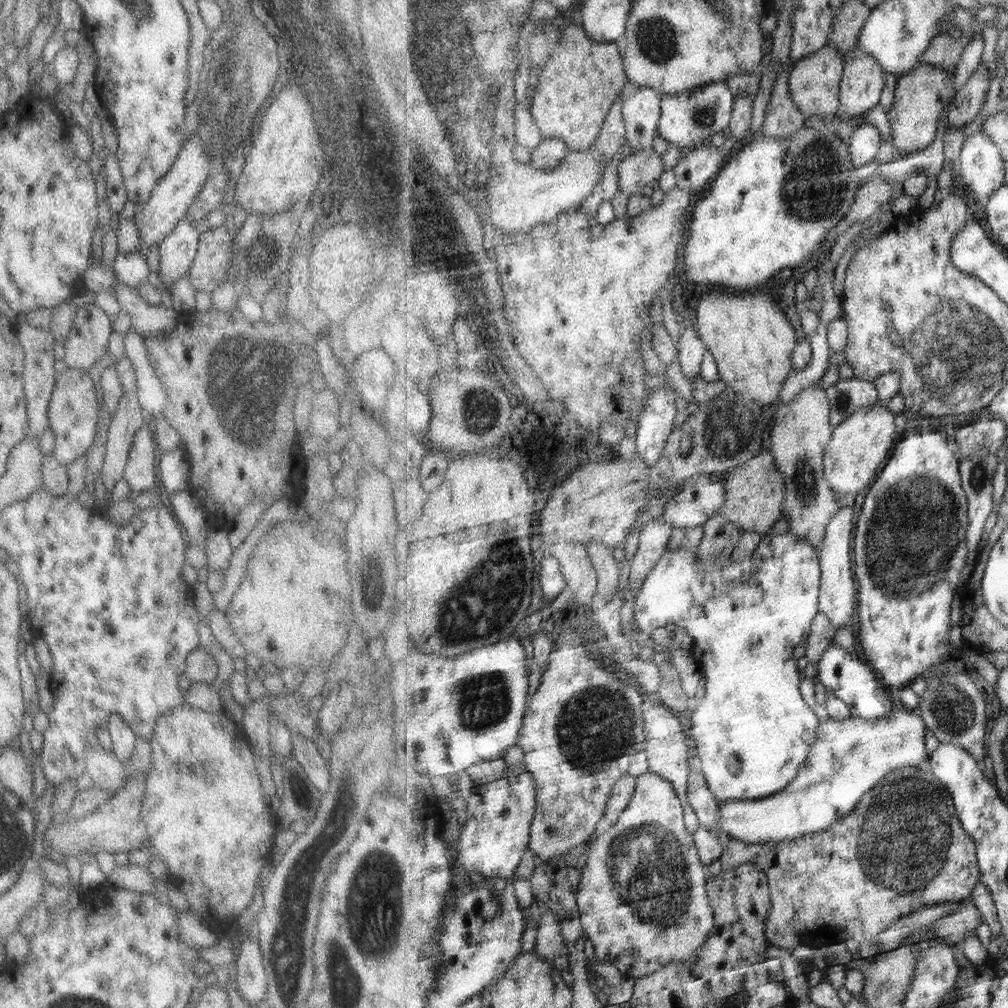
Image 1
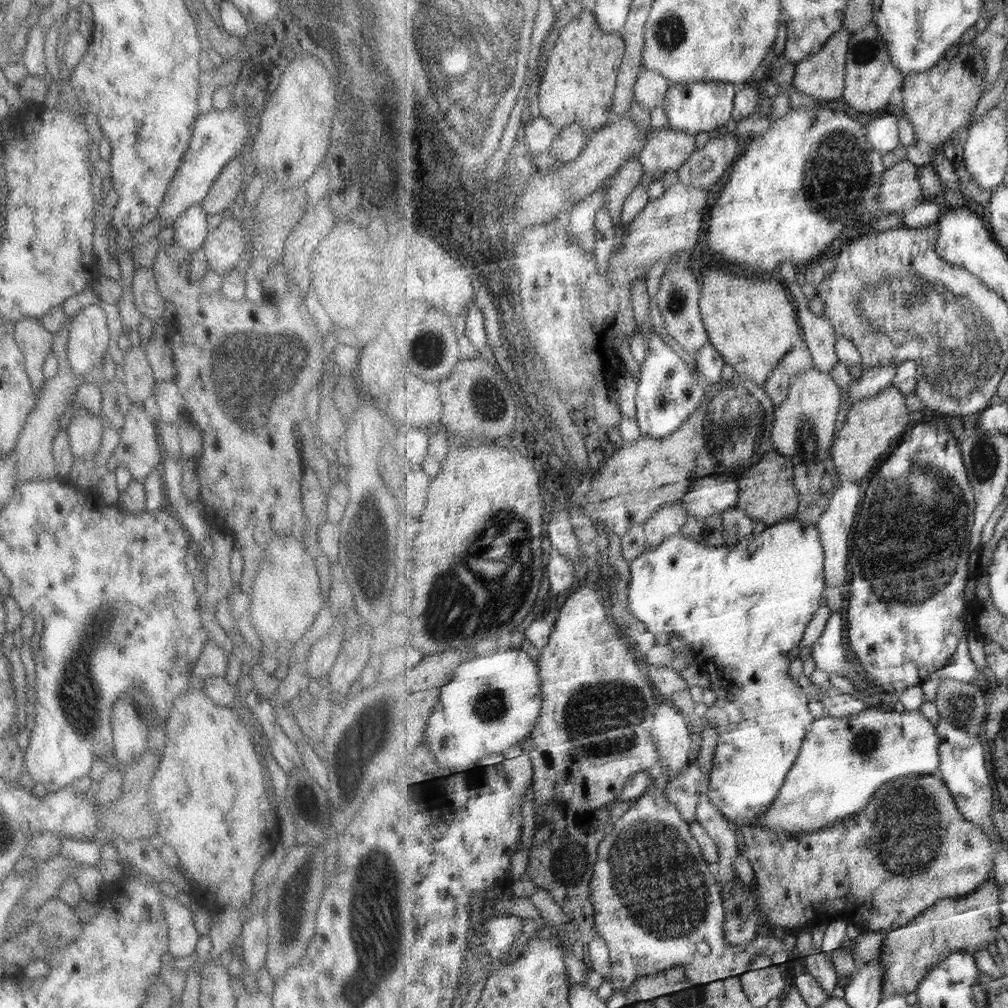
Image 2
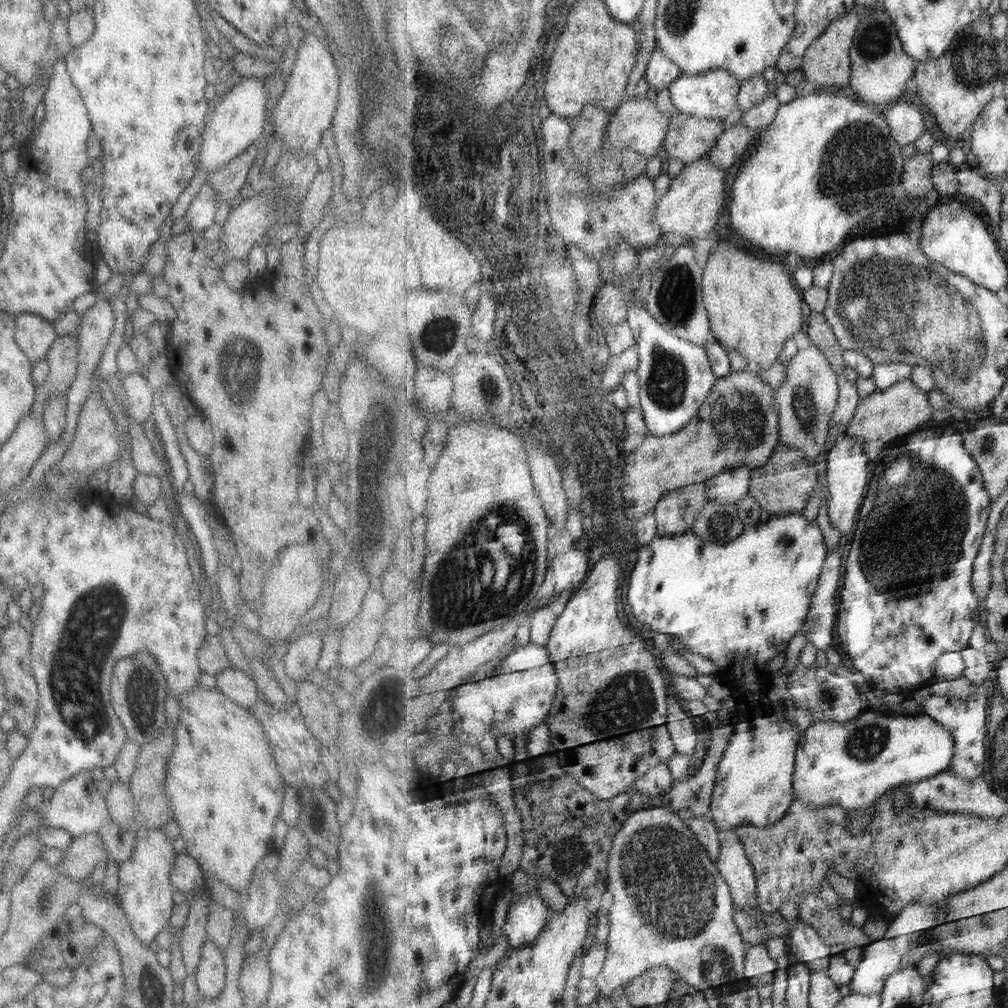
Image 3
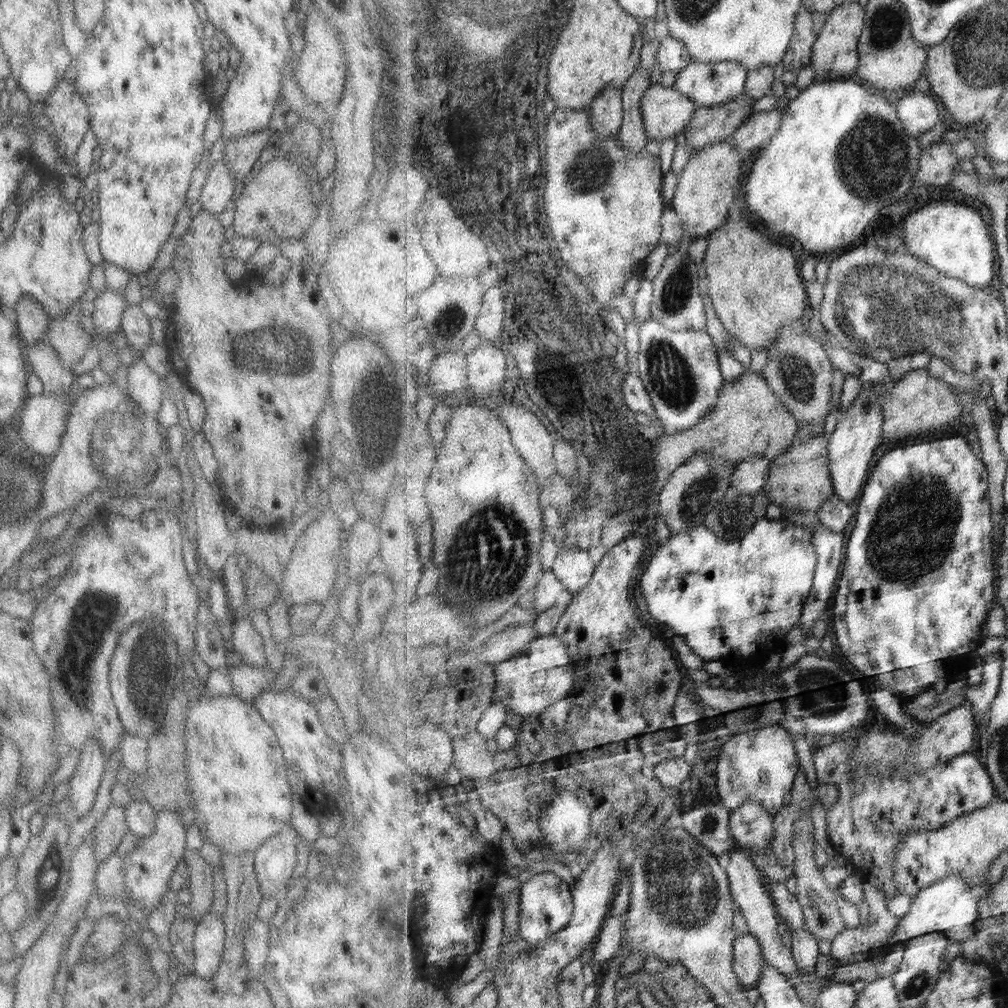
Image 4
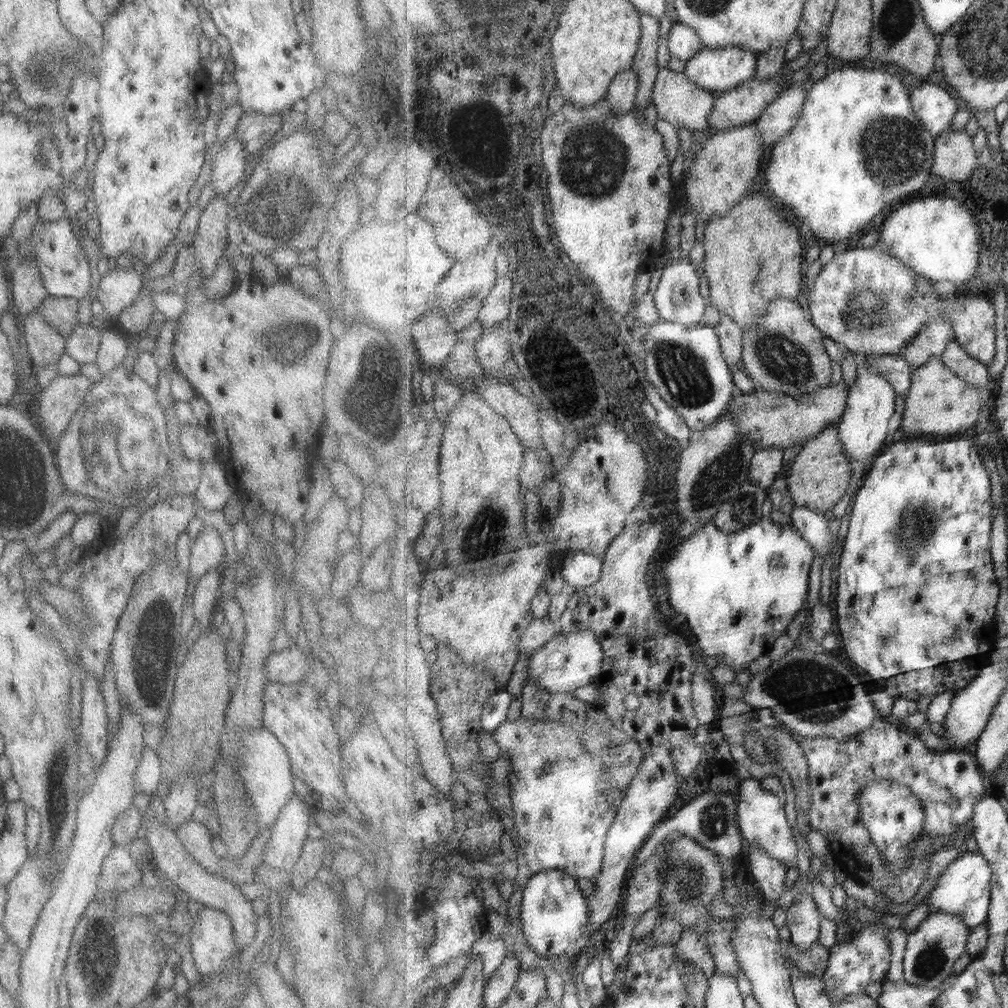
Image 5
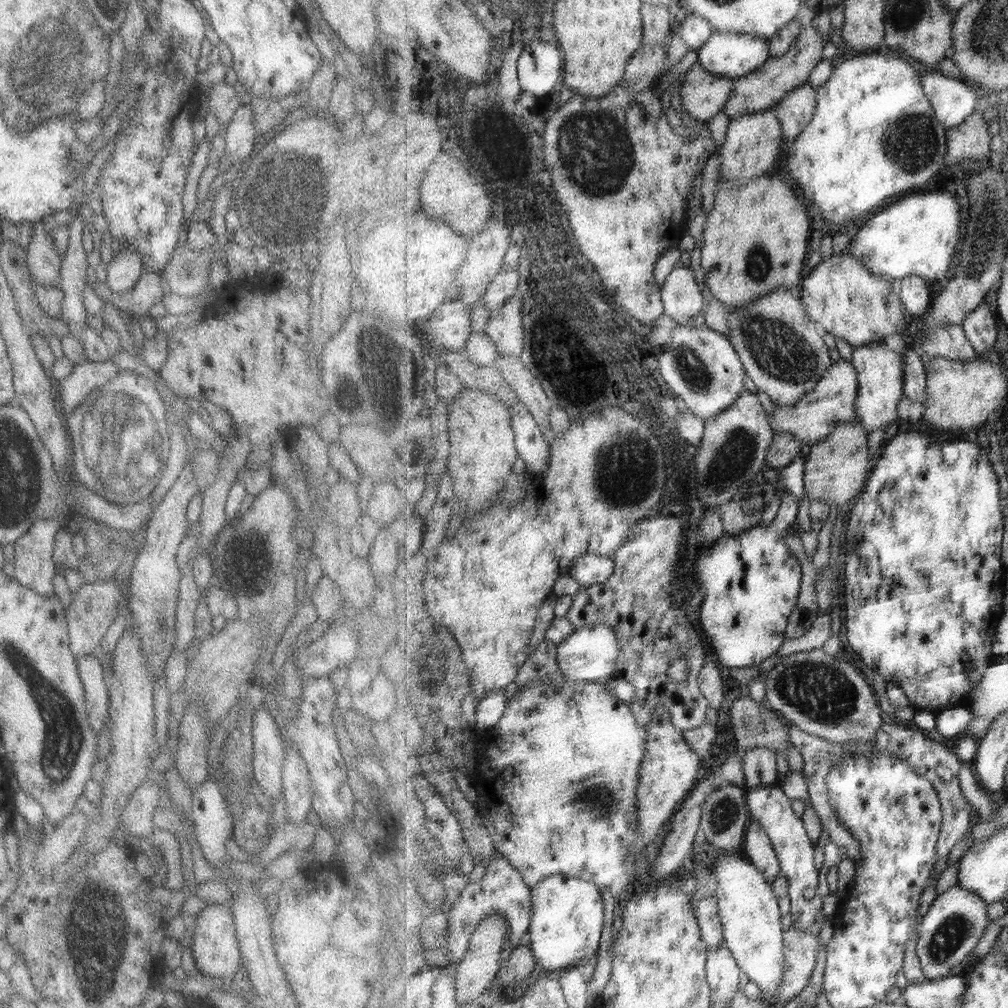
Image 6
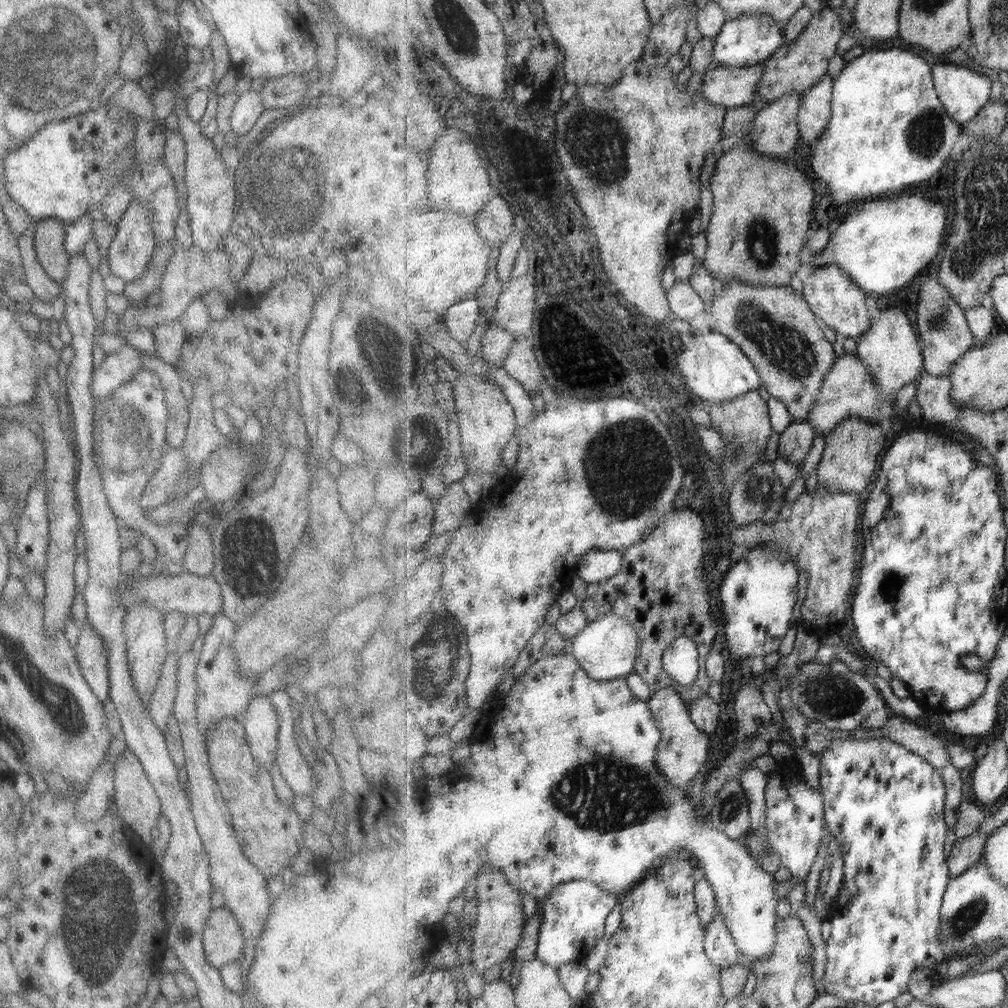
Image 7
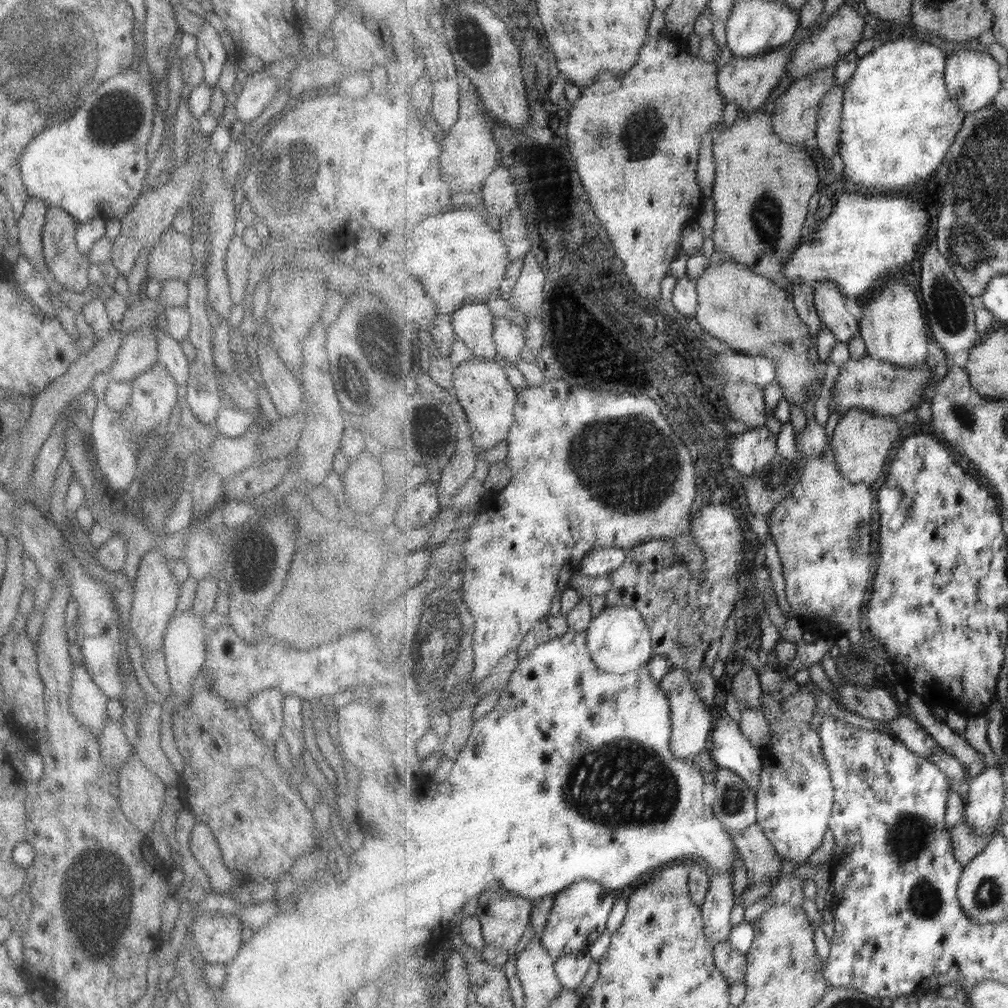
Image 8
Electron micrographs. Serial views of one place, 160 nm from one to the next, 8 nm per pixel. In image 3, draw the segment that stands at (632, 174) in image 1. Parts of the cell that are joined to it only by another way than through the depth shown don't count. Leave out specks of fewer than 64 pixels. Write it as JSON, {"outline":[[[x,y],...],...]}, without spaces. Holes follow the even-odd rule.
{"outline":[[[675,112],[672,119],[671,130],[662,147],[669,158],[680,160],[684,165],[709,154],[725,132],[725,118],[699,118]]]}

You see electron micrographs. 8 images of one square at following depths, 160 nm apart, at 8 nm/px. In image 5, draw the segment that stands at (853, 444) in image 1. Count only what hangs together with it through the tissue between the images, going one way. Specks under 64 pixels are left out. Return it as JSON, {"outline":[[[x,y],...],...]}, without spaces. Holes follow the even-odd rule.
{"outline":[[[939,357],[932,358],[927,364],[916,368],[913,372],[914,385],[911,386],[909,393],[905,394],[905,410],[903,411],[903,424],[901,428],[905,432],[925,432],[925,434],[953,434],[953,432],[971,432],[974,424],[982,418],[982,412],[985,407],[989,407],[985,402],[991,400],[991,392],[979,394],[983,387],[971,387],[969,383],[963,381],[959,375],[951,371],[943,364]]]}

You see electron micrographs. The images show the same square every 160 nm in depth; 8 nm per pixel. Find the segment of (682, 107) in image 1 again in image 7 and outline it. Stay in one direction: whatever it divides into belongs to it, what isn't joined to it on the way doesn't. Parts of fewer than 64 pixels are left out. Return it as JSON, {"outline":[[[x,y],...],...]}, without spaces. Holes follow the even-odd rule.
{"outline":[[[744,14],[741,18],[728,20],[721,29],[721,32],[714,38],[712,48],[712,60],[718,66],[731,68],[743,68],[764,63],[777,49],[785,44],[784,29],[767,14]]]}

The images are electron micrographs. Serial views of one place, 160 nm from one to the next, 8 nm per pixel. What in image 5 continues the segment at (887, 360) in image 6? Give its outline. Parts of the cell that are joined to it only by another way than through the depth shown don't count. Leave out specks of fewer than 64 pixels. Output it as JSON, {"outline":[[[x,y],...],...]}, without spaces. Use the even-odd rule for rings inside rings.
{"outline":[[[870,356],[865,361],[857,364],[857,377],[850,387],[849,398],[847,399],[846,412],[840,418],[837,427],[841,434],[842,447],[846,450],[848,458],[853,463],[853,468],[861,464],[869,464],[869,458],[873,458],[879,448],[883,446],[885,438],[889,436],[889,424],[891,416],[895,414],[895,398],[897,393],[891,383],[885,379],[881,370],[874,368]]]}

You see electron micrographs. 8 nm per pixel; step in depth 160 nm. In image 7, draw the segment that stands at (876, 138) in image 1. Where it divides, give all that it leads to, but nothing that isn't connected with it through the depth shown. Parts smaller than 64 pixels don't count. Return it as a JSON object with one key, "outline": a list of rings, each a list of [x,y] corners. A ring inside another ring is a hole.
{"outline":[[[936,64],[933,66],[935,86],[947,115],[961,125],[975,116],[991,101],[992,75],[985,78],[965,66]]]}

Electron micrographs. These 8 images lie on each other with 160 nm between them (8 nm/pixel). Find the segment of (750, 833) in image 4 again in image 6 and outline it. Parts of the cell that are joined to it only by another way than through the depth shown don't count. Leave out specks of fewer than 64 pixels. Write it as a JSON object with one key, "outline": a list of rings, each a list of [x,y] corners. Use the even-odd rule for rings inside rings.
{"outline":[[[778,784],[762,785],[747,788],[746,802],[750,811],[751,820],[755,819],[761,829],[769,835],[780,861],[782,875],[789,881],[788,895],[791,897],[791,921],[795,929],[815,927],[815,920],[821,914],[824,897],[819,892],[819,868],[815,857],[817,846],[811,843],[811,838],[803,826],[801,817],[795,815],[793,801]]]}

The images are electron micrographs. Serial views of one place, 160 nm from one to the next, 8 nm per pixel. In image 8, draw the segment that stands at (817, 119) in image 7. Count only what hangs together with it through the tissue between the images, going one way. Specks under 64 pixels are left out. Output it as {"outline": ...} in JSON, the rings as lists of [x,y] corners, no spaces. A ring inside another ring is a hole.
{"outline":[[[835,85],[826,94],[818,112],[819,126],[815,136],[817,147],[829,158],[838,155],[840,147],[844,89],[845,87]]]}

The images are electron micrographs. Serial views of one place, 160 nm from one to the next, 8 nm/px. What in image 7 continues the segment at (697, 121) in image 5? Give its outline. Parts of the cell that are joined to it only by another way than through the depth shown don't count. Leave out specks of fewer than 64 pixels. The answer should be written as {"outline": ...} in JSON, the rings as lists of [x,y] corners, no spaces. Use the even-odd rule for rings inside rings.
{"outline":[[[764,63],[743,68],[717,66],[706,71],[700,90],[717,106],[743,106],[755,100],[763,73]]]}

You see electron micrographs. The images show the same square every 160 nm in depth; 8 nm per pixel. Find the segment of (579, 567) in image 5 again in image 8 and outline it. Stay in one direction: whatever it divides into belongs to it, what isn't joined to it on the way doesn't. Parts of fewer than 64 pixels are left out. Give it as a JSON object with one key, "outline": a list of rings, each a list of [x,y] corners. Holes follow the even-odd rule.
{"outline":[[[598,546],[583,559],[580,572],[592,579],[603,574],[611,576],[625,562],[628,551],[619,546]]]}

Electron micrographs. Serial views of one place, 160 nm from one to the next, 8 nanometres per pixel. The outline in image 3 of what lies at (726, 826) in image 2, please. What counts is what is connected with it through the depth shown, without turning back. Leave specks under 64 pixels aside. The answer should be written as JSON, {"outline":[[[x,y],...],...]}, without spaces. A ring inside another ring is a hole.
{"outline":[[[719,828],[719,835],[722,836],[720,856],[716,861],[719,873],[730,883],[732,897],[737,906],[749,904],[751,908],[757,908],[757,921],[761,924],[762,910],[758,908],[756,901],[757,881],[755,869],[746,856],[746,848],[740,842],[736,832],[729,832]]]}

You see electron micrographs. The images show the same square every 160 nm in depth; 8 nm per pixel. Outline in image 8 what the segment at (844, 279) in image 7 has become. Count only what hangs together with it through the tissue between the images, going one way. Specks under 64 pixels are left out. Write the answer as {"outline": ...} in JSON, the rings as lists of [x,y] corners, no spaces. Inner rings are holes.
{"outline":[[[833,281],[818,282],[814,288],[814,304],[823,323],[837,340],[849,343],[860,334],[859,320],[845,306],[846,294]]]}

